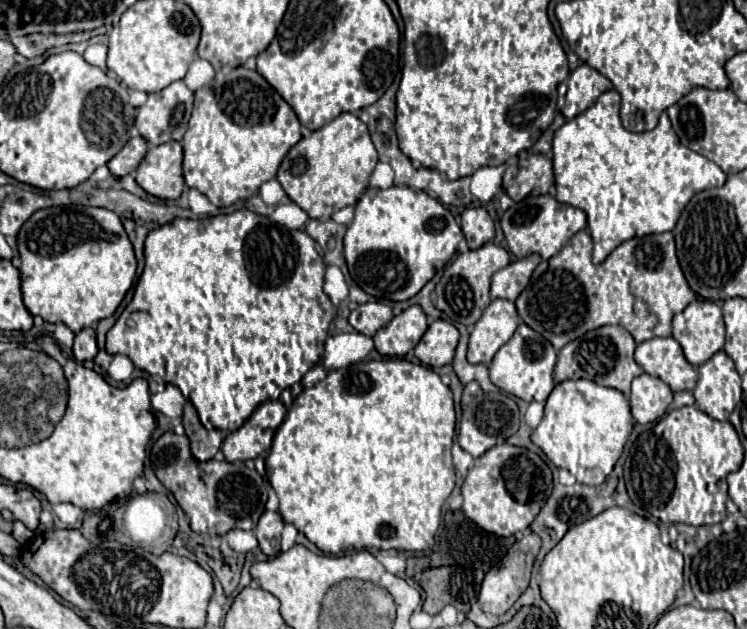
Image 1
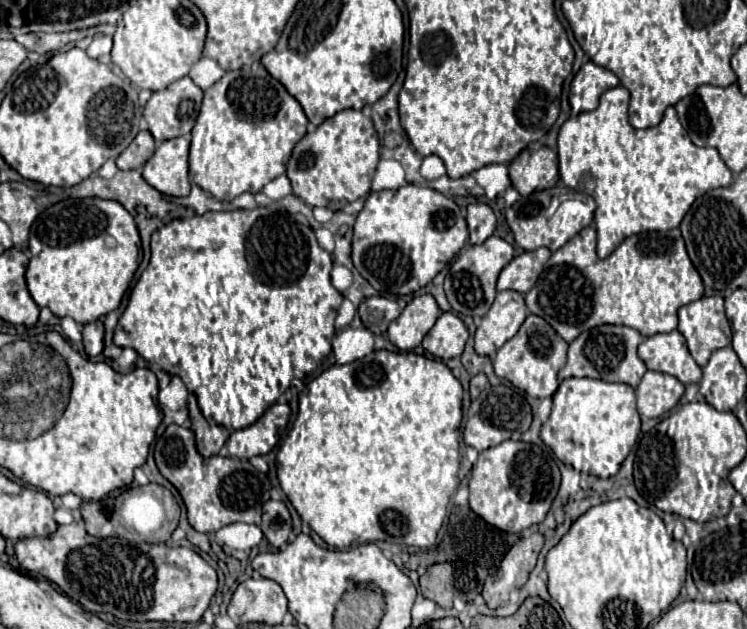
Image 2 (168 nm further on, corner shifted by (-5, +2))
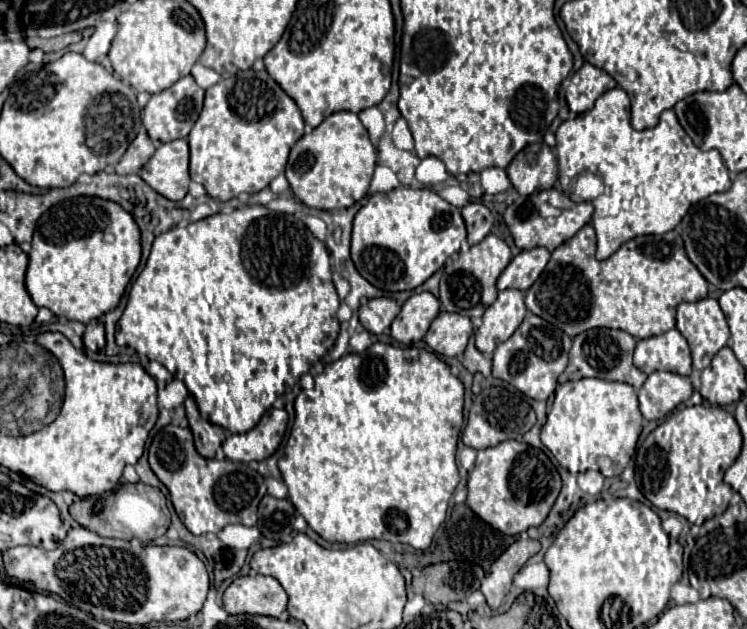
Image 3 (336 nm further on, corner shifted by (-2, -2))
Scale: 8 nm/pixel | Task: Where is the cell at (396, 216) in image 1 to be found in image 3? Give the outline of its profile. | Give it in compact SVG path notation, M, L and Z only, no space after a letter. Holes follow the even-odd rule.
M398 186L390 192L370 196L368 202L358 210L354 218L354 230L352 230L352 262L356 270L372 286L380 290L386 290L386 292L414 290L420 284L424 284L436 270L440 270L446 258L450 258L454 252L460 252L460 244L464 240L466 240L466 228L458 208L448 204L444 198L440 198L432 190Z

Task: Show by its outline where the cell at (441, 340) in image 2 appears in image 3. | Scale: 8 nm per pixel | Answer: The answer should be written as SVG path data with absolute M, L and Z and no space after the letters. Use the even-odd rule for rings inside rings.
M440 312L424 336L424 342L440 356L458 356L464 352L470 334L470 318L452 312Z

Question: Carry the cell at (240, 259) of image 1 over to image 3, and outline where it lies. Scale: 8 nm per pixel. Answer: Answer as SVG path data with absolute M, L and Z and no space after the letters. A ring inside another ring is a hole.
M242 206L230 214L218 212L214 216L208 216L200 222L190 222L188 226L174 226L168 232L162 232L152 242L150 258L132 284L128 292L128 304L124 308L122 318L116 324L116 344L118 346L130 346L138 354L146 354L150 360L160 362L174 378L182 380L192 394L192 398L198 404L198 410L202 418L208 418L212 424L222 426L224 430L232 434L242 434L246 430L252 430L260 416L272 408L274 400L284 394L286 386L294 386L302 374L308 372L310 362L324 356L336 342L340 324L336 320L336 310L340 306L340 298L336 294L336 288L332 284L332 268L330 268L330 256L318 238L312 236L312 232L306 228L306 224L290 214L278 214L272 212L266 206Z

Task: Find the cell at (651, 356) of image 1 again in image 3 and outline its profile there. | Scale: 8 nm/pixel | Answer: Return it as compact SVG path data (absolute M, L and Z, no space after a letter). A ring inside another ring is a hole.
M668 330L660 336L644 338L634 350L634 366L646 374L666 370L682 376L692 374L692 358L686 338L676 330Z

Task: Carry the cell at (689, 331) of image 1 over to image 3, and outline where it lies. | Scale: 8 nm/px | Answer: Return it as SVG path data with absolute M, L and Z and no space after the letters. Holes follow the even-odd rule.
M704 298L698 302L684 302L678 306L676 328L688 340L696 370L710 366L712 356L726 346L730 330L718 306L718 300Z

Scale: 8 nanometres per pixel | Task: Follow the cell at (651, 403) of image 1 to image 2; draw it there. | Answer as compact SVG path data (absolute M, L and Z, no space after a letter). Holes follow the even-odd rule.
M647 370L635 392L639 414L647 418L659 418L679 402L685 392L685 384L675 376Z

